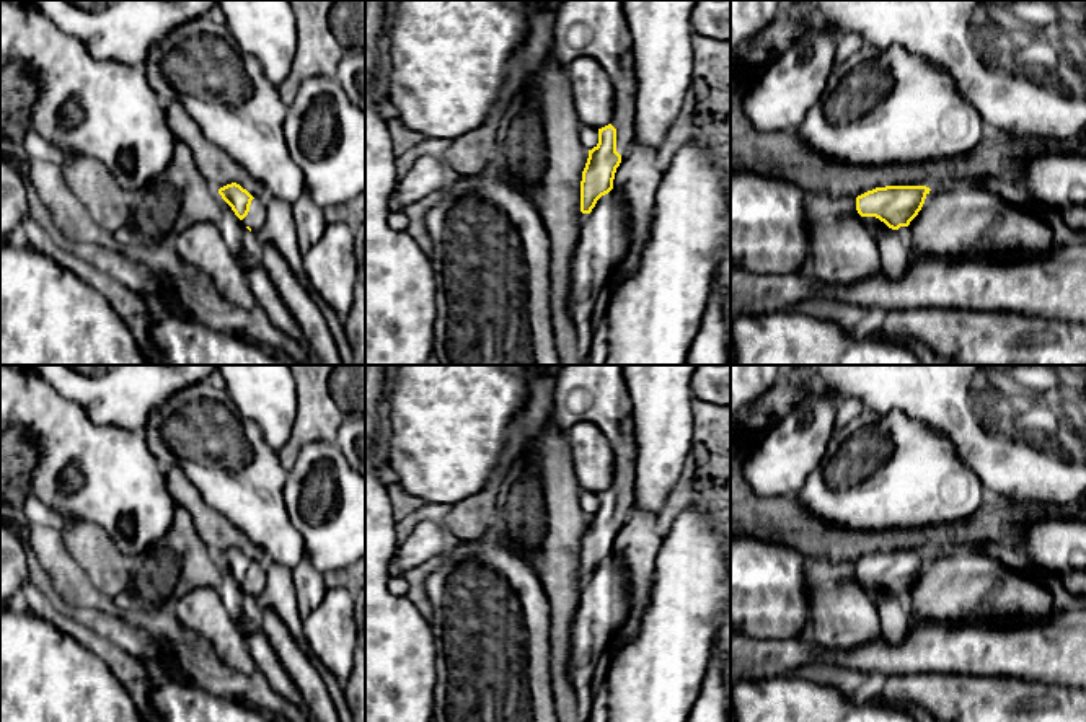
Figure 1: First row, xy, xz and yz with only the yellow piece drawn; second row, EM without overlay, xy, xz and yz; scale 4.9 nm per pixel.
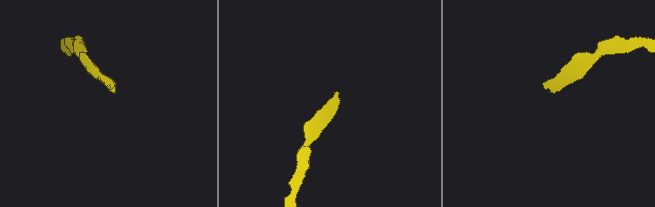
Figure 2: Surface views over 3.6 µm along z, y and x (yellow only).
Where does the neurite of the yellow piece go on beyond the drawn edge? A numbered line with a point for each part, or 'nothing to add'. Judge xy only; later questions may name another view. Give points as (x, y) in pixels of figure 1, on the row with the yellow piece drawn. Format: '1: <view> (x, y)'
1: xy (255, 217)

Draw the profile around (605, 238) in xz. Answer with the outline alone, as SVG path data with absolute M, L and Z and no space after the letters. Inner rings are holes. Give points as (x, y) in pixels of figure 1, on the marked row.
M611 189L602 196L581 227L571 259L567 310L572 321L587 329L598 293L618 271L631 244L631 214L623 197Z

